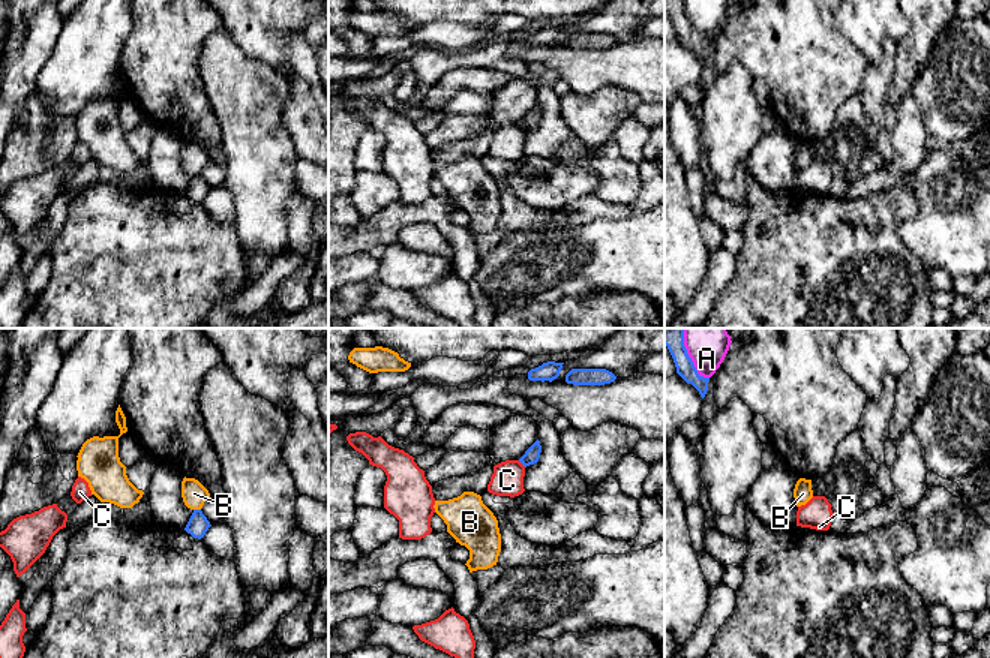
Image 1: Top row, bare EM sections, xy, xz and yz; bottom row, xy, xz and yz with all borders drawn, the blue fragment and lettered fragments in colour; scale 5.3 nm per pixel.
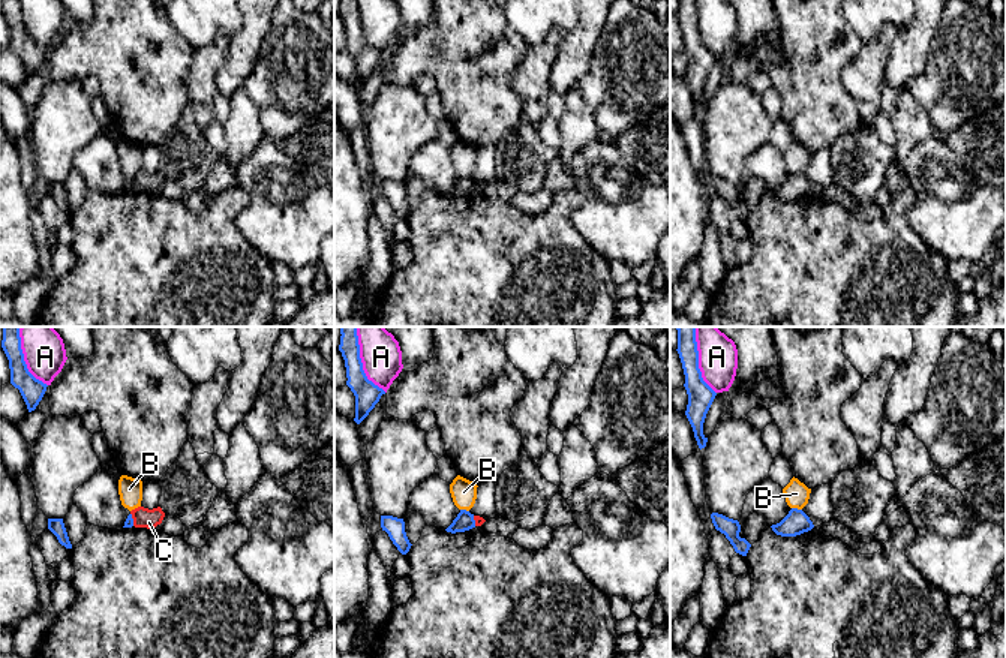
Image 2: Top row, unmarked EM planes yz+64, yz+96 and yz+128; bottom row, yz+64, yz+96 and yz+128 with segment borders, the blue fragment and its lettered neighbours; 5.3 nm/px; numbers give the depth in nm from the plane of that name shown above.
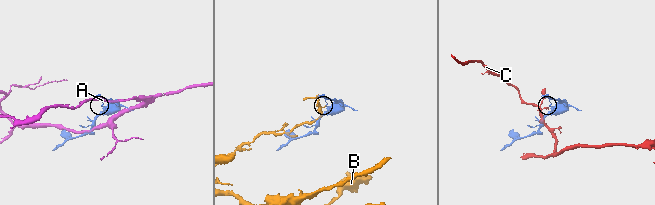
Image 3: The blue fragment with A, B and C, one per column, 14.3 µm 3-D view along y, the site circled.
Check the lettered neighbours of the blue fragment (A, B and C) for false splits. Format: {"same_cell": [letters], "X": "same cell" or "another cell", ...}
{"same_cell": [], "A": "another cell", "B": "another cell", "C": "another cell"}

